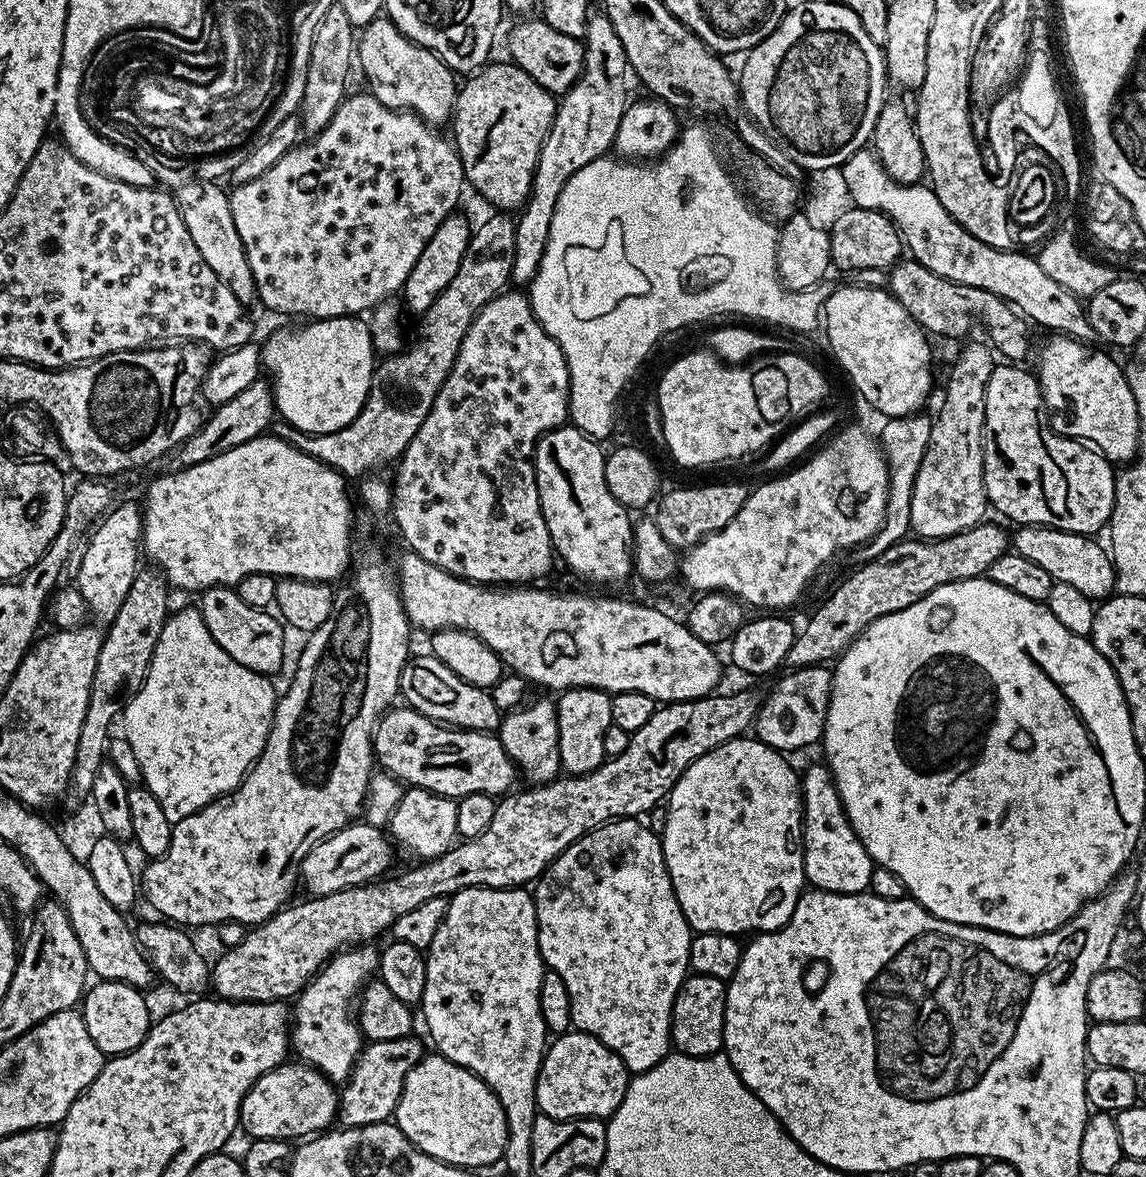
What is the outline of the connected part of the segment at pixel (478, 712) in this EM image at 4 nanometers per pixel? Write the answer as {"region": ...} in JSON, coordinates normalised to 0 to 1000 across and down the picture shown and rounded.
{"region":[[[376,556],[360,556],[353,565],[349,573],[348,590],[351,595],[353,591],[352,597],[355,601],[393,619],[401,619],[406,622],[432,623],[436,618],[438,606],[431,596],[428,587],[400,576],[393,566]]]}

